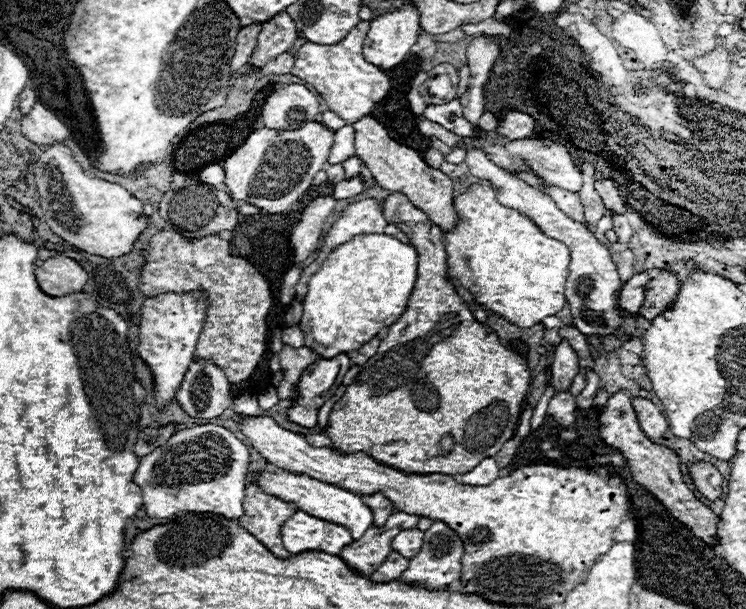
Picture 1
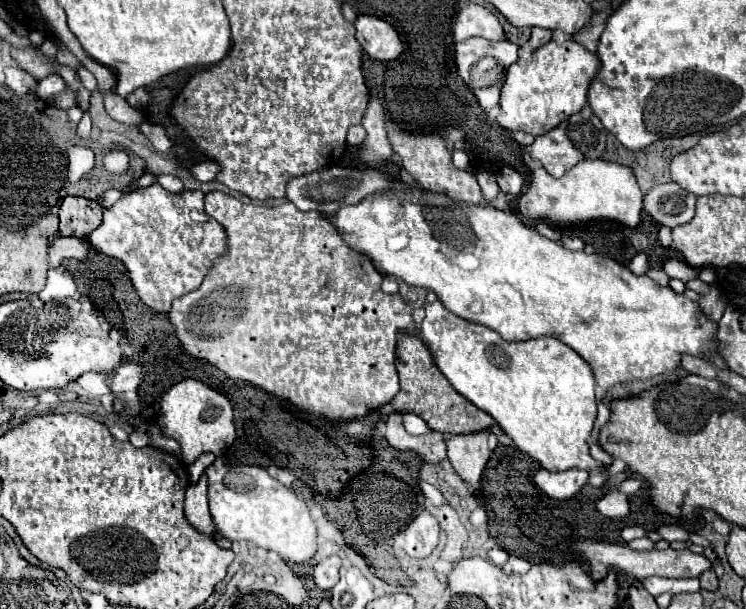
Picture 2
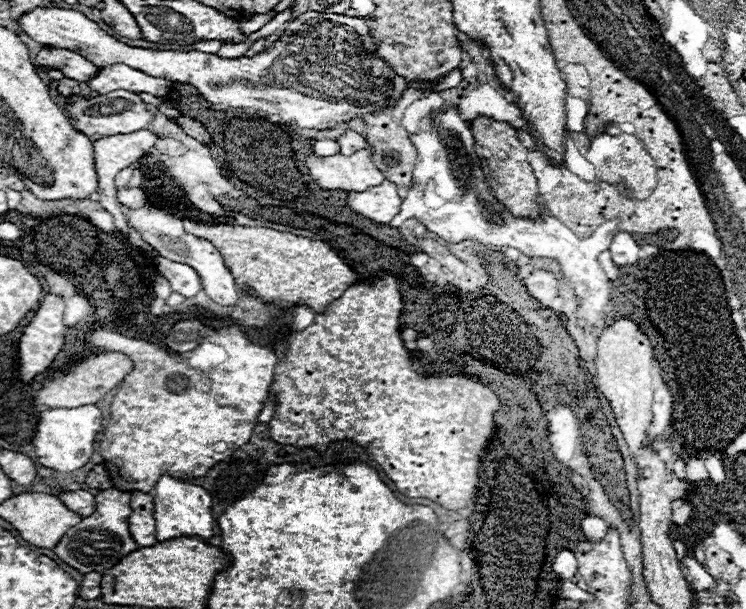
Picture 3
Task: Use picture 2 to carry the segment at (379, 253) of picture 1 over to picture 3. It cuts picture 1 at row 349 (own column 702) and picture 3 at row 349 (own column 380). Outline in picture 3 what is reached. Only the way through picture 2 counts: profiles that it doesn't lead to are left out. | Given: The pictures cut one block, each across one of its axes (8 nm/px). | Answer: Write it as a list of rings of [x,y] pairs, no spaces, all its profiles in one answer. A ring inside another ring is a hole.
[[[102,326],[88,328],[86,340],[108,352],[126,352],[134,360],[134,370],[122,380],[122,386],[114,396],[110,406],[110,424],[100,442],[100,454],[106,460],[114,486],[128,492],[150,492],[162,474],[174,478],[204,476],[216,462],[222,462],[234,450],[244,446],[250,440],[258,414],[268,398],[278,362],[272,348],[252,344],[238,326],[222,328],[216,334],[206,336],[196,350],[184,354],[168,354],[156,344],[132,340]]]

